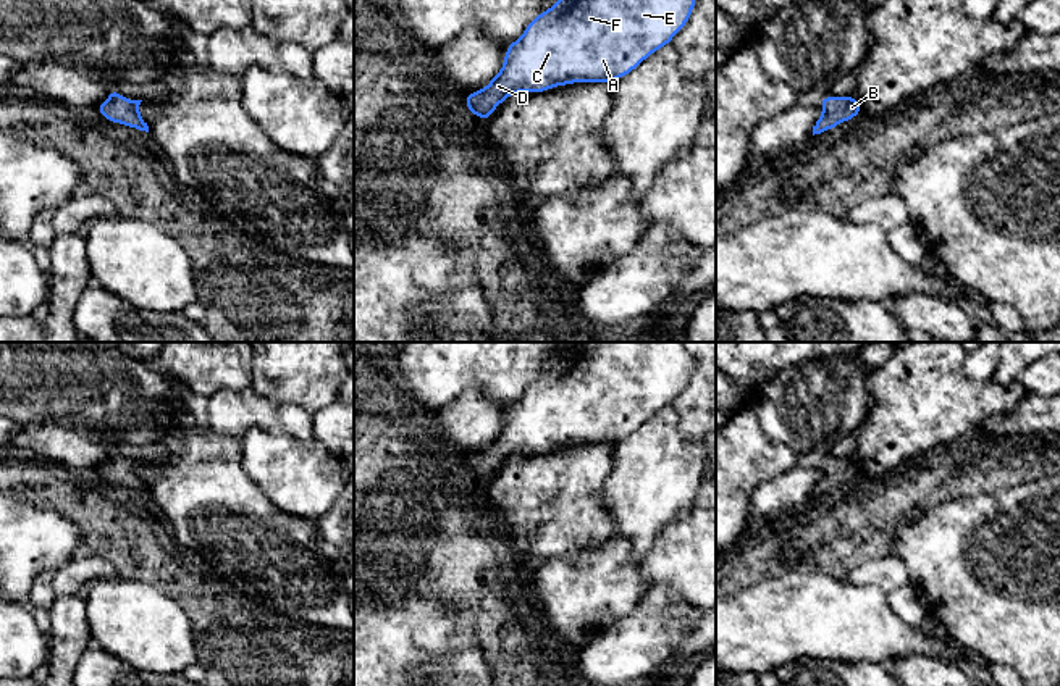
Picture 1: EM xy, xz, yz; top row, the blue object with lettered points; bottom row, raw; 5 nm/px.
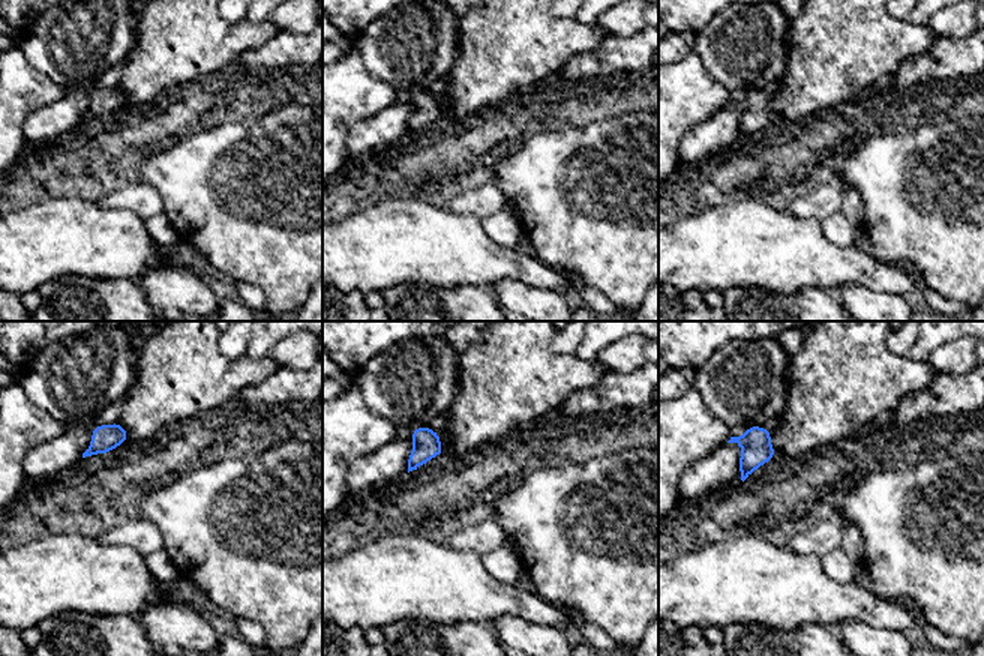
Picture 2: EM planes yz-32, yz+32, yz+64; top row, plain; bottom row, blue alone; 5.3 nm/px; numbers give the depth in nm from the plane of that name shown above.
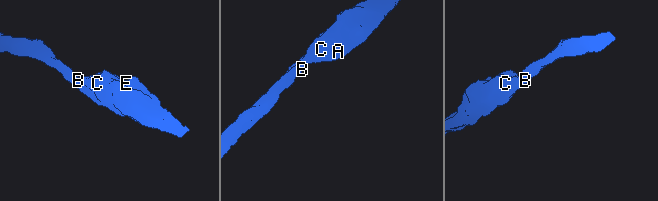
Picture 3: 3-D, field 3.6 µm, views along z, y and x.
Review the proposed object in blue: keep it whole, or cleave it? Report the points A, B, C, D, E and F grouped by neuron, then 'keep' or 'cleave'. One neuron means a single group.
A B C D E F | keep

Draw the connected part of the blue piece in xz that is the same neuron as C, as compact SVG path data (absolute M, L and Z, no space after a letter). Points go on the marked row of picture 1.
M557 0L527 24L524 34L506 47L501 71L478 92L469 92L465 107L482 119L517 92L546 92L574 82L614 82L688 23L696 0Z

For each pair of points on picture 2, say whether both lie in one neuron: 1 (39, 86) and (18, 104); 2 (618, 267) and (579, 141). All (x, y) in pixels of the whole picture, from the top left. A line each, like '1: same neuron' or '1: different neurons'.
1: same neuron
2: same neuron

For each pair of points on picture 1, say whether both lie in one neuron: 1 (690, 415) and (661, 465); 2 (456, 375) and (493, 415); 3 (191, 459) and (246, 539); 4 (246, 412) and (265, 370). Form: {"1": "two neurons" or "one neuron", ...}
{"1": "two neurons", "2": "two neurons", "3": "one neuron", "4": "two neurons"}

